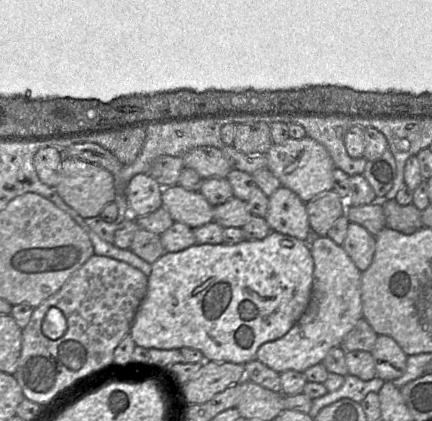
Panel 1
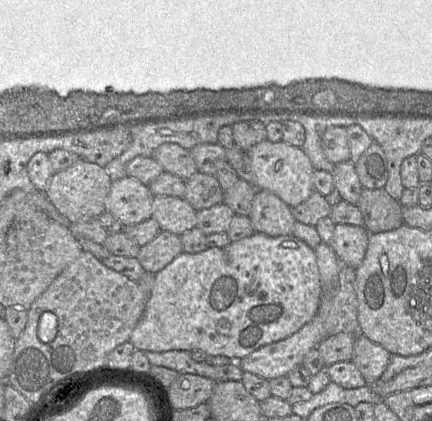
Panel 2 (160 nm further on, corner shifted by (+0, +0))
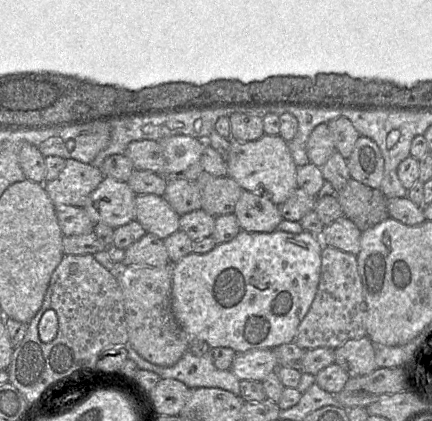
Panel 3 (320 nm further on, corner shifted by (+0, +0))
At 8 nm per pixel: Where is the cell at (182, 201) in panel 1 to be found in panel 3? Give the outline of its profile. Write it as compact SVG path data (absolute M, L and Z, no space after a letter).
M139 194L135 199L137 220L147 233L164 240L180 230L180 215L170 206L163 196Z

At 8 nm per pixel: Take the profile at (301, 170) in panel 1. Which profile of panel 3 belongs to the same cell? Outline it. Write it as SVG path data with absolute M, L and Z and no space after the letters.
M264 134L250 142L231 140L231 151L227 159L228 176L243 190L267 196L274 204L284 203L297 189L297 166L286 142L279 135Z

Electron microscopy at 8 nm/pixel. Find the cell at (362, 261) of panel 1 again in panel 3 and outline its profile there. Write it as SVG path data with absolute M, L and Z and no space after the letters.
M343 216L325 226L321 240L324 246L358 255L361 249L362 231L347 217Z

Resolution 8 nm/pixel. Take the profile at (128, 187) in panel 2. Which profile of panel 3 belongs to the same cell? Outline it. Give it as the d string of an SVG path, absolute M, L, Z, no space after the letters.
M104 177L98 187L86 198L82 208L94 224L104 223L112 228L117 228L135 220L135 199L136 194L127 182Z

